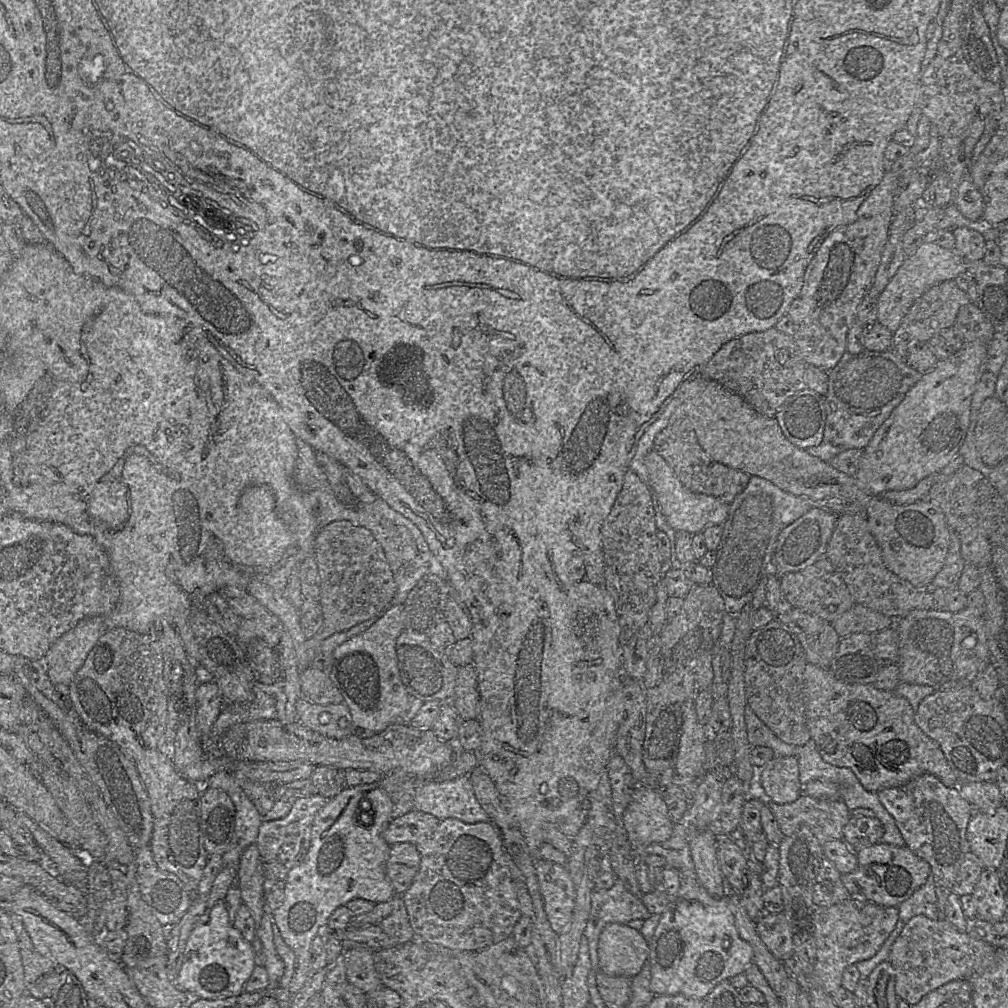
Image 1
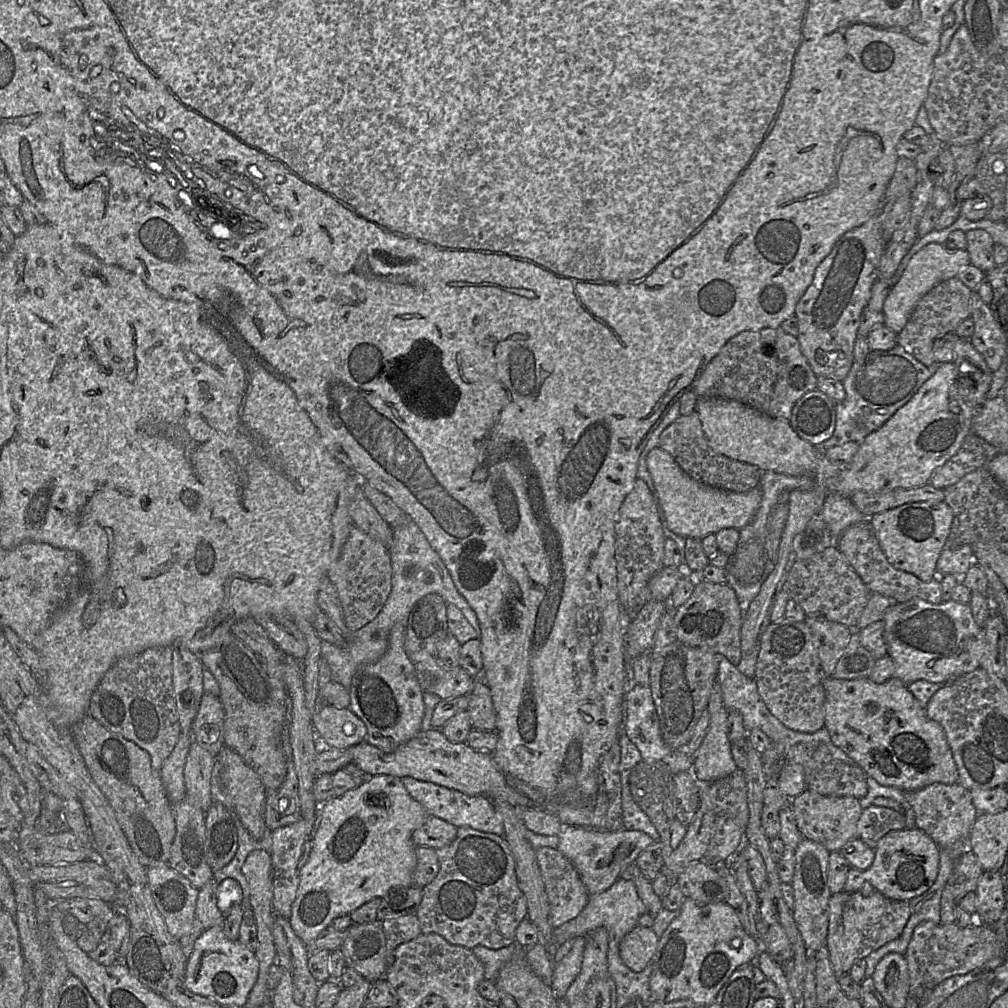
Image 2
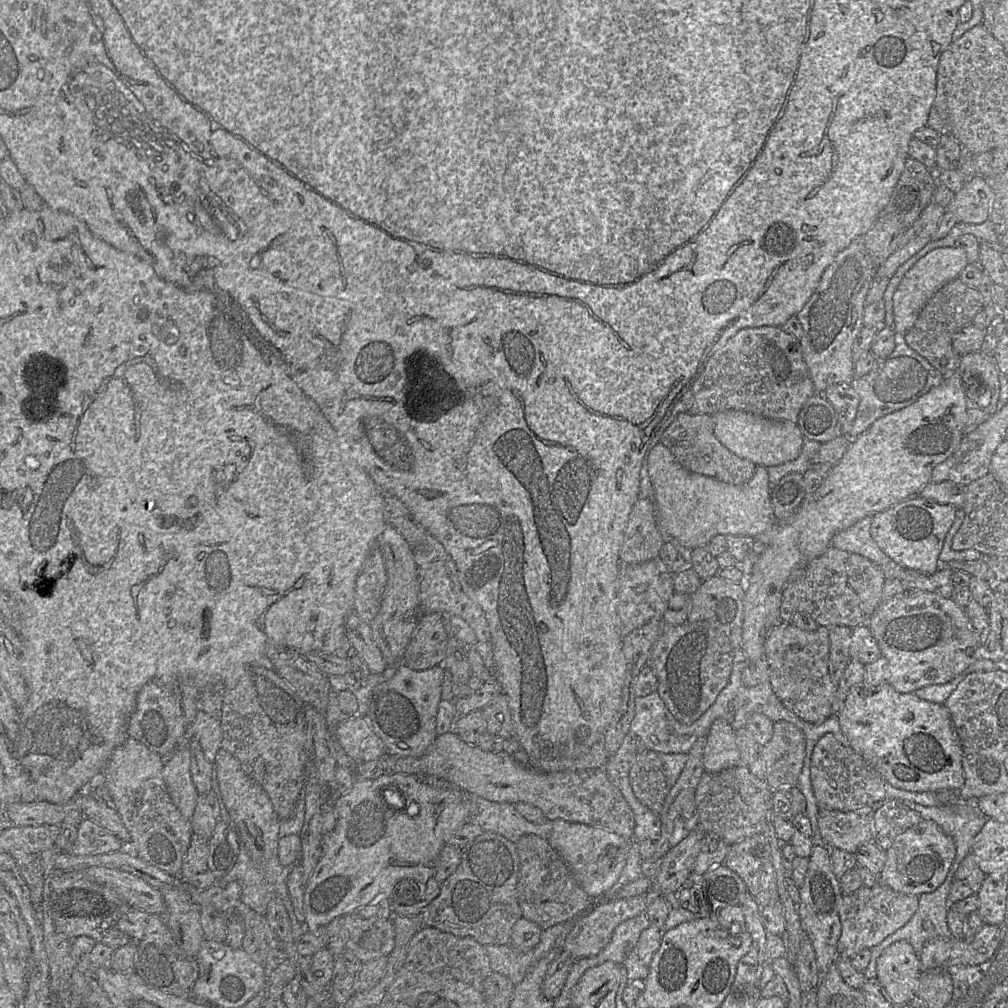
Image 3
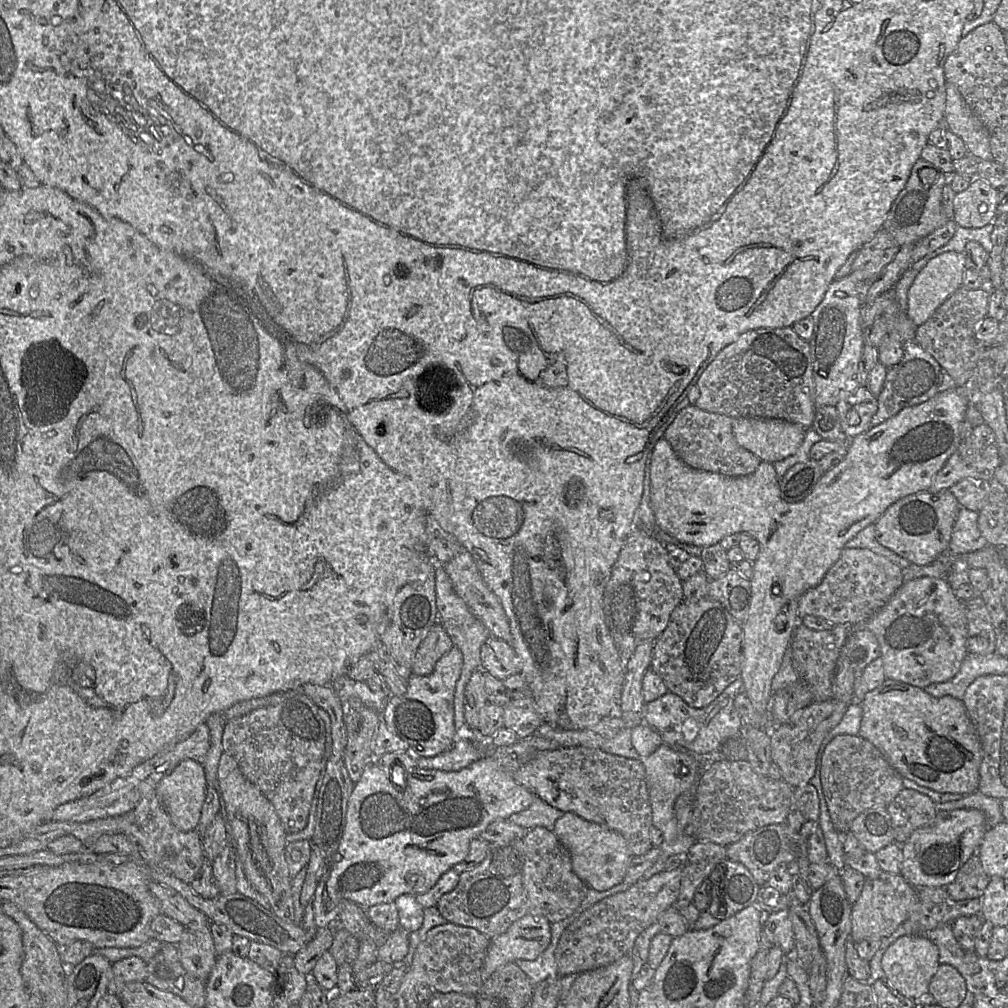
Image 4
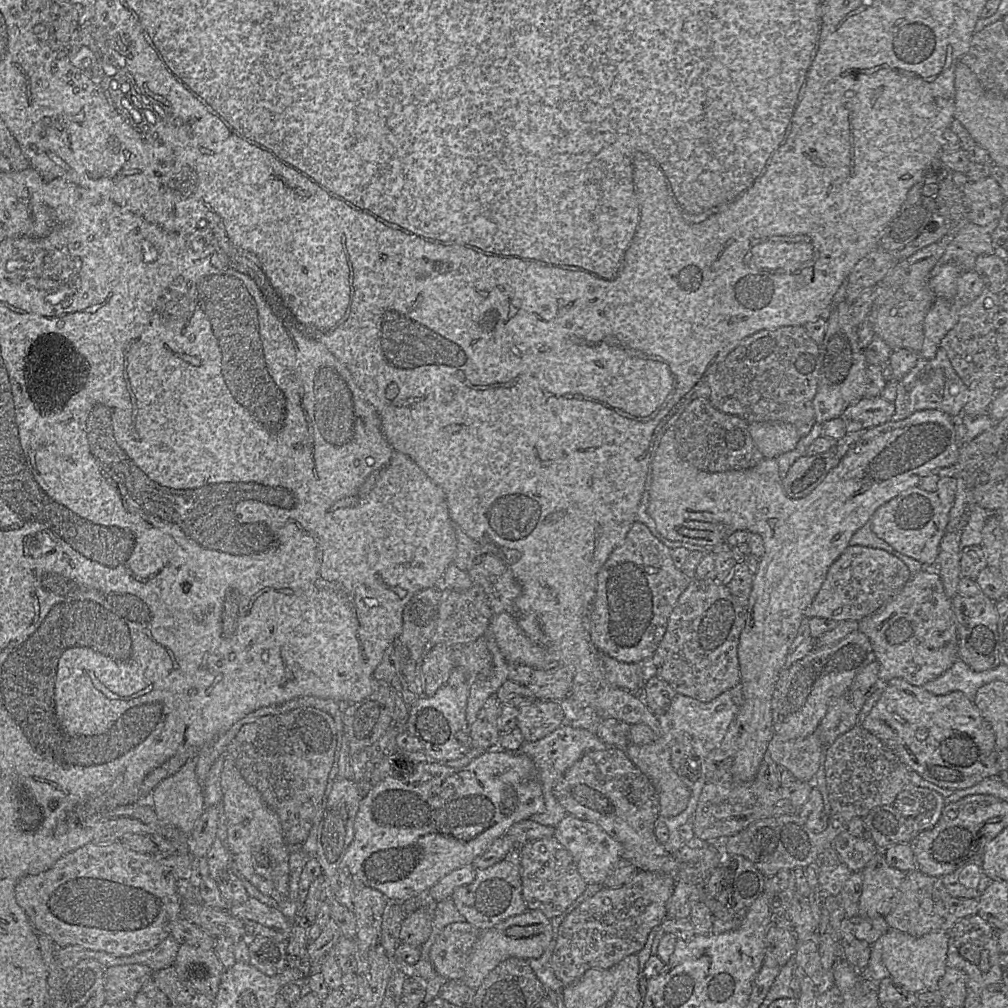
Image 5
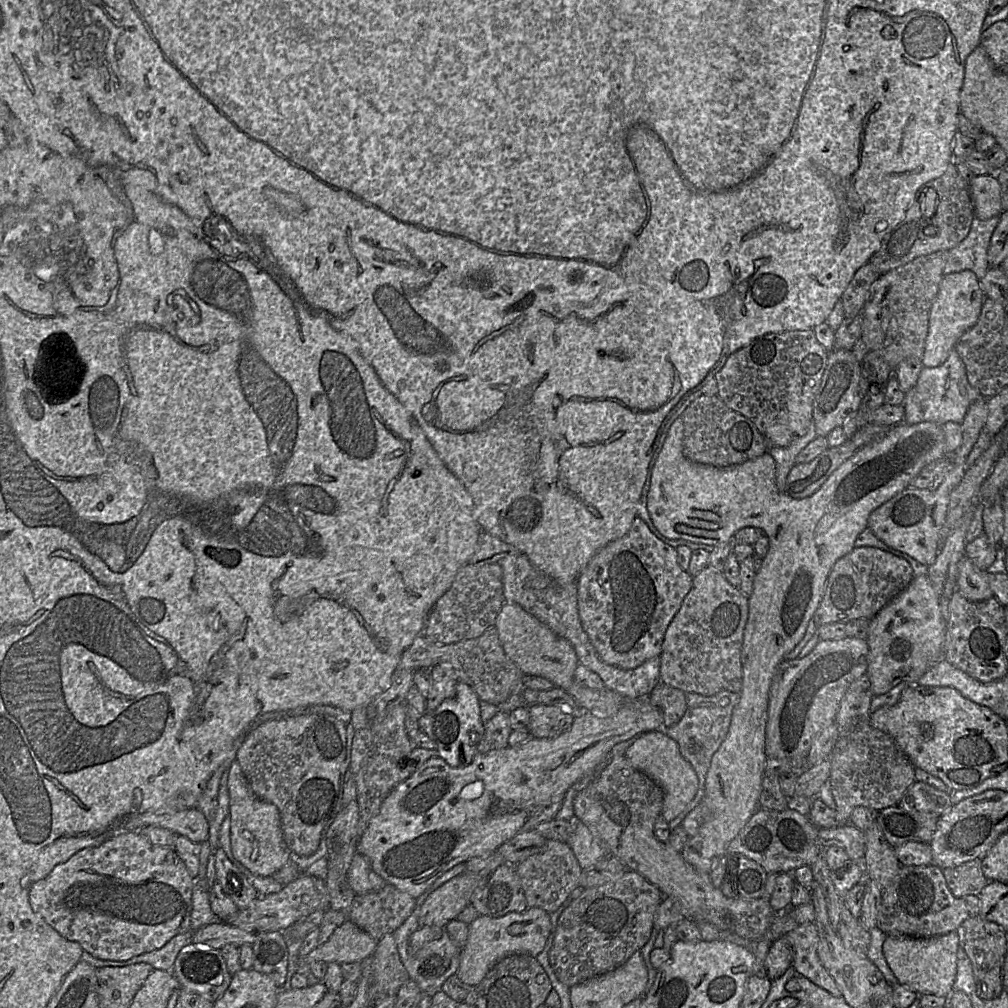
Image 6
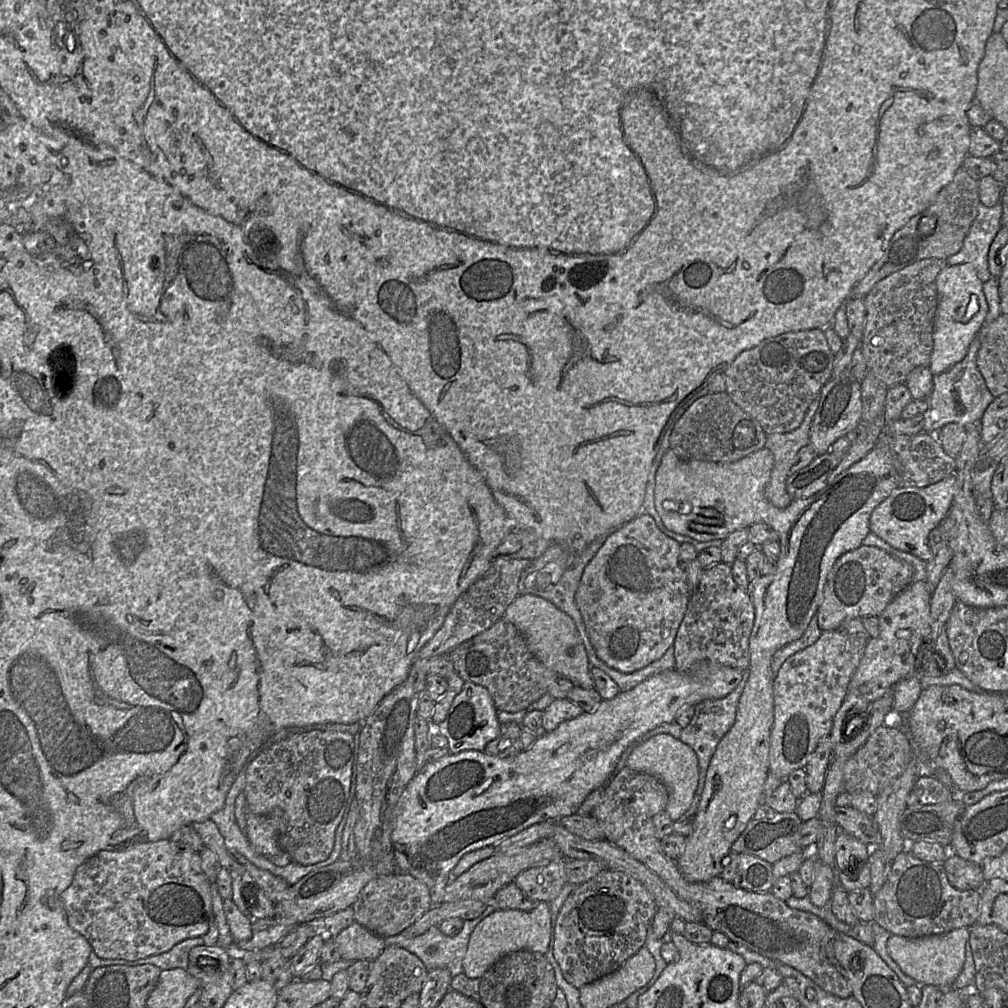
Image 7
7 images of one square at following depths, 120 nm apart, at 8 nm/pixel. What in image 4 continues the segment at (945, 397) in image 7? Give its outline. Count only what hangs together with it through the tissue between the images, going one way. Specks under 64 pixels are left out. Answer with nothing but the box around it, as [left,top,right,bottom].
[871,340,957,425]

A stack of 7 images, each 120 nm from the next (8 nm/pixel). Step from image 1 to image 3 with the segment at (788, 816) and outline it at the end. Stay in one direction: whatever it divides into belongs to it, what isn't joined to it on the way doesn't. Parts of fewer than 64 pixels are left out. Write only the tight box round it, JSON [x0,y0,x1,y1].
[818,806,875,854]

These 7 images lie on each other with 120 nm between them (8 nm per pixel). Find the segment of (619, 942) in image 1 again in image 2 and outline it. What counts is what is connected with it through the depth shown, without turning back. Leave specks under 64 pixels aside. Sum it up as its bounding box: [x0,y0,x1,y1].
[620,926,658,972]

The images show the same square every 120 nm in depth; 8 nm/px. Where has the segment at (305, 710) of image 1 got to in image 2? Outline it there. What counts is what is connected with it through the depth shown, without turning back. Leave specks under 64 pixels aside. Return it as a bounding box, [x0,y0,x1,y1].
[311,704,367,751]

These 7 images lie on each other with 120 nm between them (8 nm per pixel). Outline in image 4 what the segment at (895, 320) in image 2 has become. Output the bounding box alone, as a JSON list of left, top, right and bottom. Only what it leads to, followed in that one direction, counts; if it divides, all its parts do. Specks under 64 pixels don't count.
[907,252,966,326]

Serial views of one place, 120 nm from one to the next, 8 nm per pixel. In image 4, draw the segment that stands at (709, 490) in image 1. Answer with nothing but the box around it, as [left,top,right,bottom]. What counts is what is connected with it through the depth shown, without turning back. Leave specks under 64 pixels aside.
[663,404,761,477]

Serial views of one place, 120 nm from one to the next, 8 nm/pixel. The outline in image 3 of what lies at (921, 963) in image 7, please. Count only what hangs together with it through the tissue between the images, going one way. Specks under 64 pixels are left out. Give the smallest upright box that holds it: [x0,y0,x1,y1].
[876,941,922,1004]

